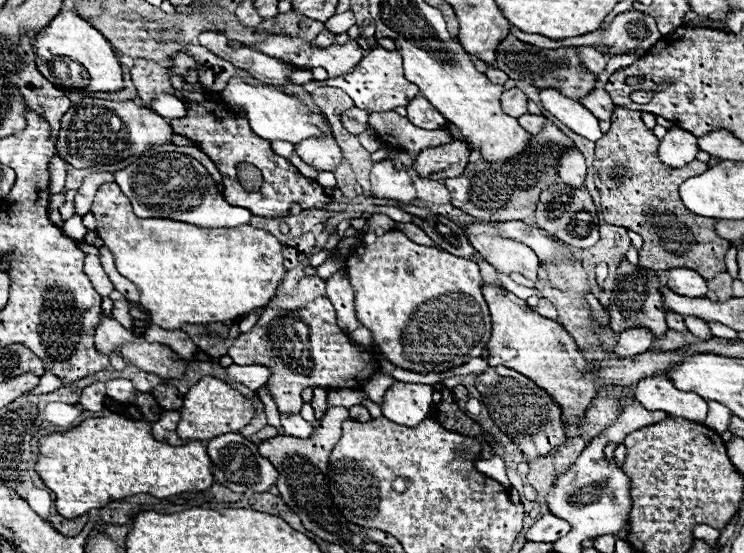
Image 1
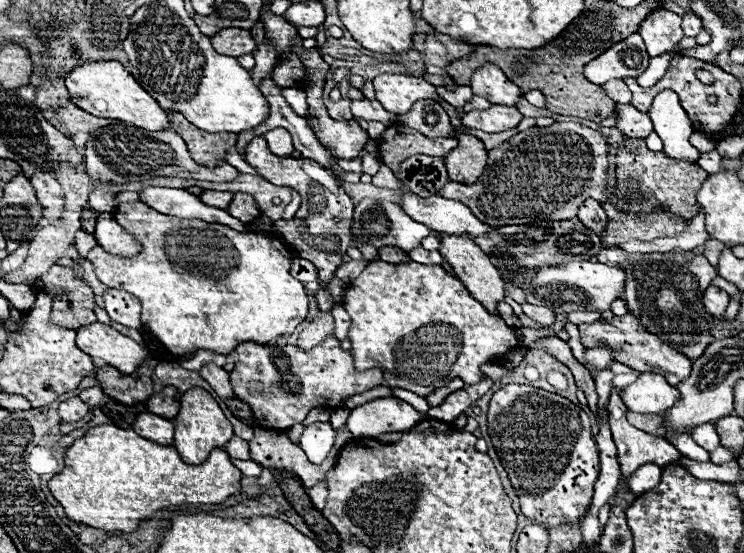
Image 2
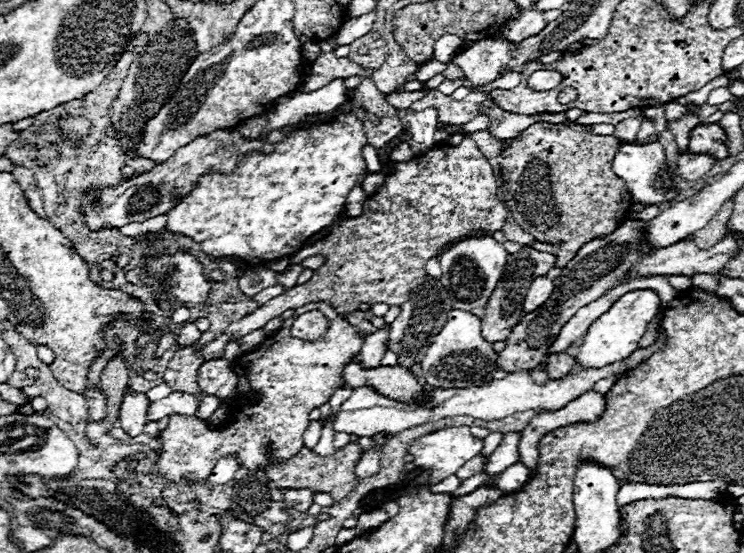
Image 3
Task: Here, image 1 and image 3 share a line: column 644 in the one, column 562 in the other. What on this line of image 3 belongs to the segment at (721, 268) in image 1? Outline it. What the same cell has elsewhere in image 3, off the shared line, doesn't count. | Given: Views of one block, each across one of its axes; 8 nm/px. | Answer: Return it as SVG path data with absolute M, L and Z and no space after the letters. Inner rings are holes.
M544 122L532 124L518 136L518 144L512 144L498 158L504 198L516 200L504 202L506 208L538 242L560 242L556 268L564 268L582 244L614 232L628 218L632 206L624 180L612 172L612 160L620 148L620 140L614 136L584 134L584 128Z

